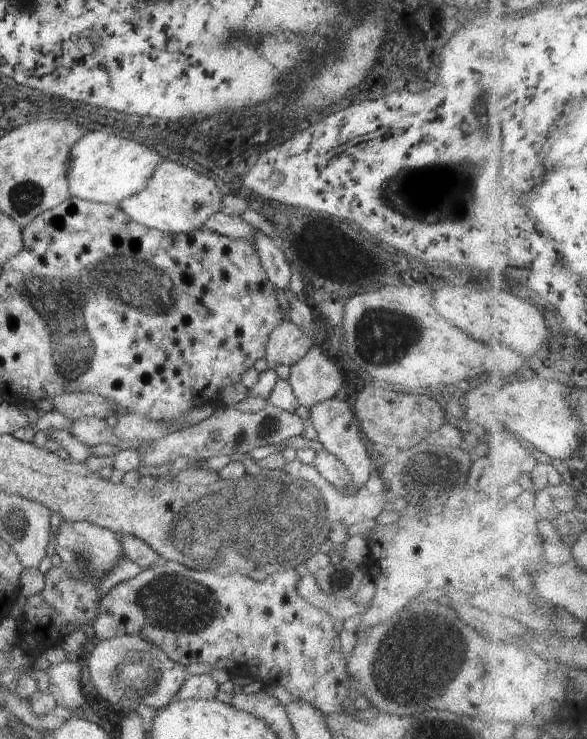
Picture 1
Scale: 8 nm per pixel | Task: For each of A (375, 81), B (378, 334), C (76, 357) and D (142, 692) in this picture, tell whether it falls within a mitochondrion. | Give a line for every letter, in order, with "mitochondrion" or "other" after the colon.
A: other
B: mitochondrion
C: mitochondrion
D: mitochondrion

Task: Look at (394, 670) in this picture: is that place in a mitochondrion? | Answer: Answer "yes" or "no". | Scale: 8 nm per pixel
yes

